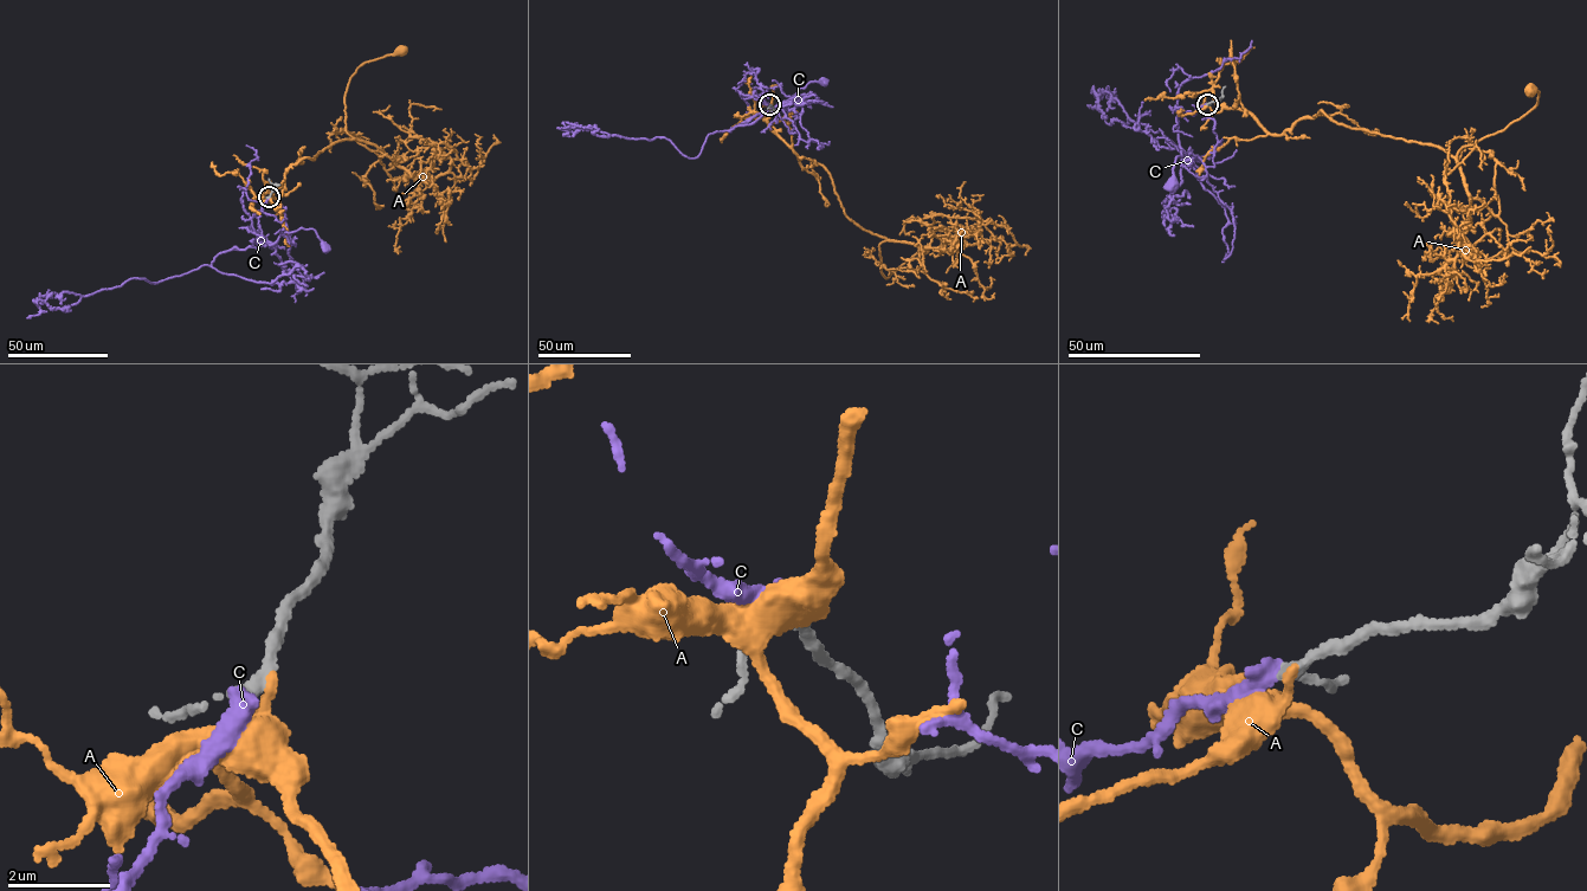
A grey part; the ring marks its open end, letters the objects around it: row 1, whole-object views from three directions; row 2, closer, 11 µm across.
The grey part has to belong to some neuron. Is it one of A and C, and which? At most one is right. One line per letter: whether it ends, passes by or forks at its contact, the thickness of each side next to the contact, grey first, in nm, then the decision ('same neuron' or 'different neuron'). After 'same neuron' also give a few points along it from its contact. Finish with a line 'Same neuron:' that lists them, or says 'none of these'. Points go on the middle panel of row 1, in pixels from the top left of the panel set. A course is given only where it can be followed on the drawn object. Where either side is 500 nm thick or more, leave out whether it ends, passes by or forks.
A: it ends | 200/240 nm | different neuron
C: it ends | 170/360 nm | same neuron | via (769, 104), (753, 92), (754, 98), (772, 108), (787, 108), (800, 89), (811, 82), (823, 82)
Same neuron: C

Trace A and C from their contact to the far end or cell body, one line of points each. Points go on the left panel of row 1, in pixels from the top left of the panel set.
A: (270, 197), (260, 195), (281, 195), (291, 166), (355, 139), (344, 121), (352, 75), (401, 53)
C: (269, 197), (263, 210), (256, 211), (251, 218), (257, 238), (271, 245), (286, 232), (313, 228), (324, 247)

